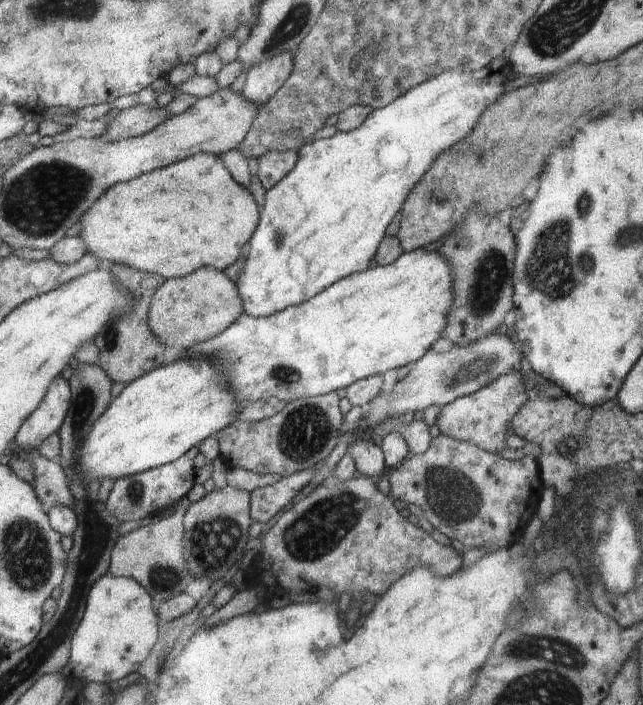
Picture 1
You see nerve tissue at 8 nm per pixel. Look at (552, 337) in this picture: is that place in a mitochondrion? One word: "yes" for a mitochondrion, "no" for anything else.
no

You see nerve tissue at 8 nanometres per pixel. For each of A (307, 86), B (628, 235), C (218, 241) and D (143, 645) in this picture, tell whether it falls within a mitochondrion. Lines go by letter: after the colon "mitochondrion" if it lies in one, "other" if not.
A: other
B: mitochondrion
C: other
D: other

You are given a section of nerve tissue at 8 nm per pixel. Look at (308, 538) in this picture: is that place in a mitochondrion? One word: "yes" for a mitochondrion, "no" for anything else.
yes

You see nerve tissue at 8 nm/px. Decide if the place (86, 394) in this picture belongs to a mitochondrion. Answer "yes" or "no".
yes

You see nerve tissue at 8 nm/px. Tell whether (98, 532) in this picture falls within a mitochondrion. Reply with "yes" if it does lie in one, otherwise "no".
yes

